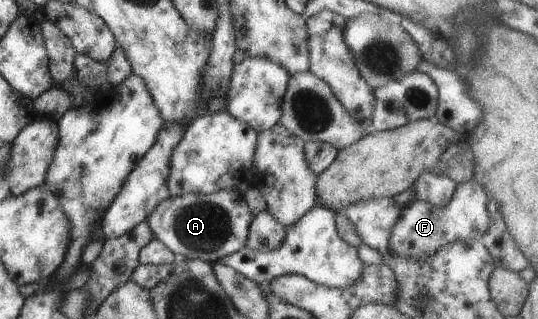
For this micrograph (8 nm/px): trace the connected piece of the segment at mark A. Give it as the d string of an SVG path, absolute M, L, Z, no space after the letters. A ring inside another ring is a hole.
M221 190L212 194L169 196L157 205L147 220L154 237L179 258L212 264L246 245L254 216L241 192Z

